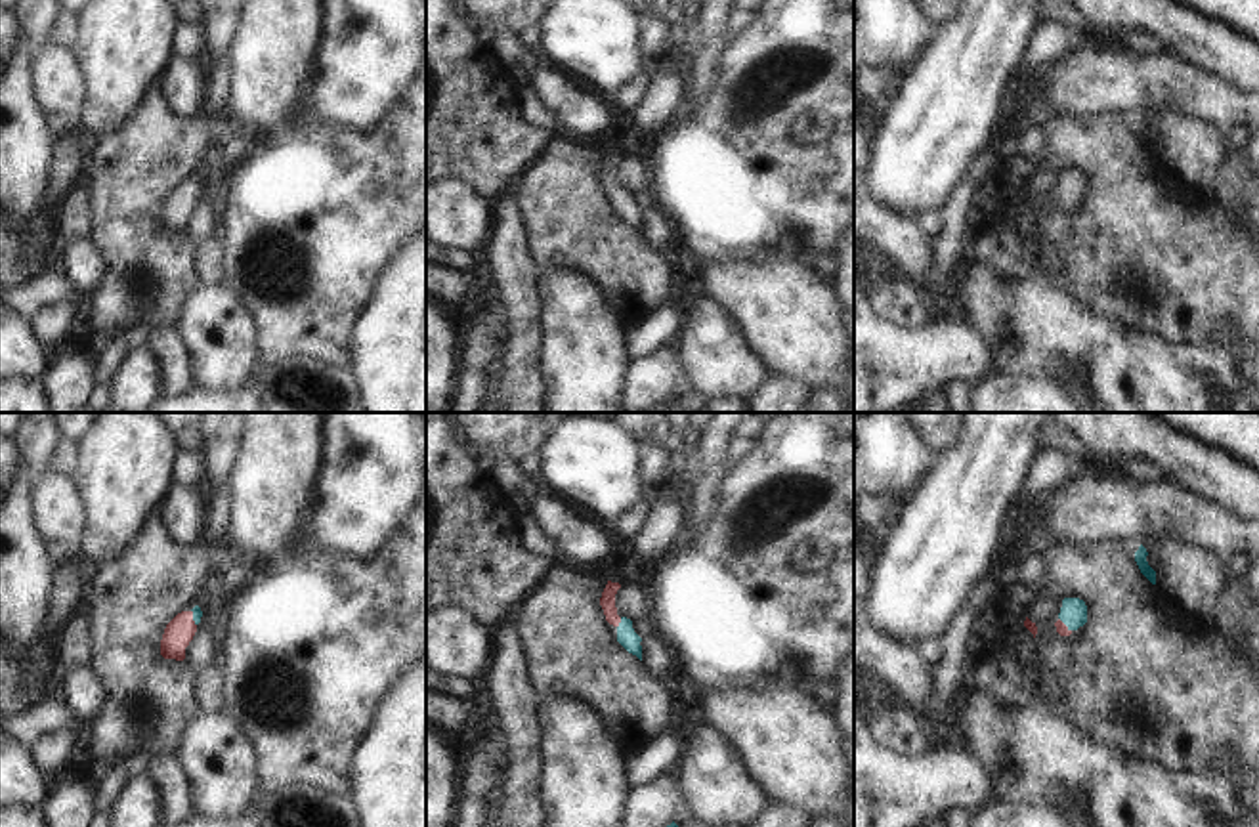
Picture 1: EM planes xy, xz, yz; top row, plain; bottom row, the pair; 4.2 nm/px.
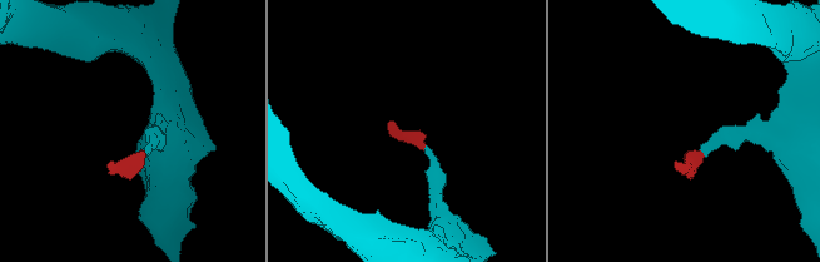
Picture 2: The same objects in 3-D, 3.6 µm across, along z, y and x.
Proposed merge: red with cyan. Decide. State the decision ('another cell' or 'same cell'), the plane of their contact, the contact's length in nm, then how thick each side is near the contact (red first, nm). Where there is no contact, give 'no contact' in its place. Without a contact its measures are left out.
same cell | xz | 50 nm | 60/80 nm

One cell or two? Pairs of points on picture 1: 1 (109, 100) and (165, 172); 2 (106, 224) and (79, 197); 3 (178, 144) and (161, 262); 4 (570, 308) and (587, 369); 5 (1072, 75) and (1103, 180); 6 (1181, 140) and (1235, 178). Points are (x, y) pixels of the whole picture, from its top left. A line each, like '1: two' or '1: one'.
1: two
2: two
3: one
4: one
5: two
6: one

